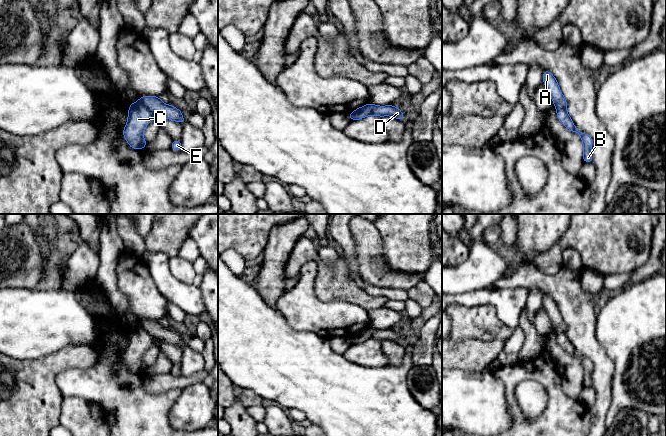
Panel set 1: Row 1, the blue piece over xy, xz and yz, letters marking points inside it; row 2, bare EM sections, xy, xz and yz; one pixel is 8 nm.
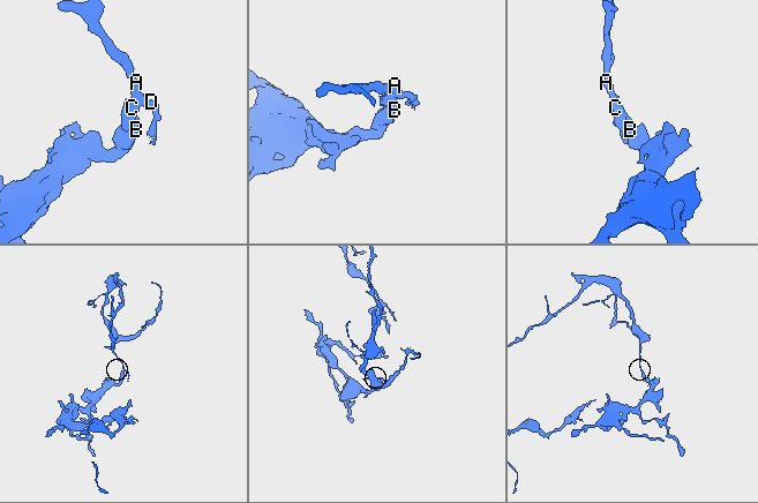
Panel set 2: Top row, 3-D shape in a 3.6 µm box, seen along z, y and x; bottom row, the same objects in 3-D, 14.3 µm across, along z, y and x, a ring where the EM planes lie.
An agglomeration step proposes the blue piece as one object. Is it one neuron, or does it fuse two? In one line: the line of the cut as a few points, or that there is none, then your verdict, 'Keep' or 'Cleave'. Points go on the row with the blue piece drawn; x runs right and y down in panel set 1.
Split along xy (139, 100), (154, 114). Cleave

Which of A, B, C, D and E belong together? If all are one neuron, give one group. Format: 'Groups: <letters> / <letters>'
Groups: A D E / B C

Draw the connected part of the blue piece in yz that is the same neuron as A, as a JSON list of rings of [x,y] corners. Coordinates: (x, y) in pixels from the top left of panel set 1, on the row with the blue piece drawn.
[[[545,70],[543,72],[543,83],[550,93],[555,108],[567,108],[567,100],[564,98],[558,86],[557,79],[552,75],[552,73],[549,70]]]

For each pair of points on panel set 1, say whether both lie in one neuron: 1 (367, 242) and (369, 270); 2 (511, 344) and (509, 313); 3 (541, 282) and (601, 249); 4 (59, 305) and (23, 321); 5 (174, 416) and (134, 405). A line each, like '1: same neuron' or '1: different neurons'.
1: same neuron
2: different neurons
3: different neurons
4: same neuron
5: different neurons

